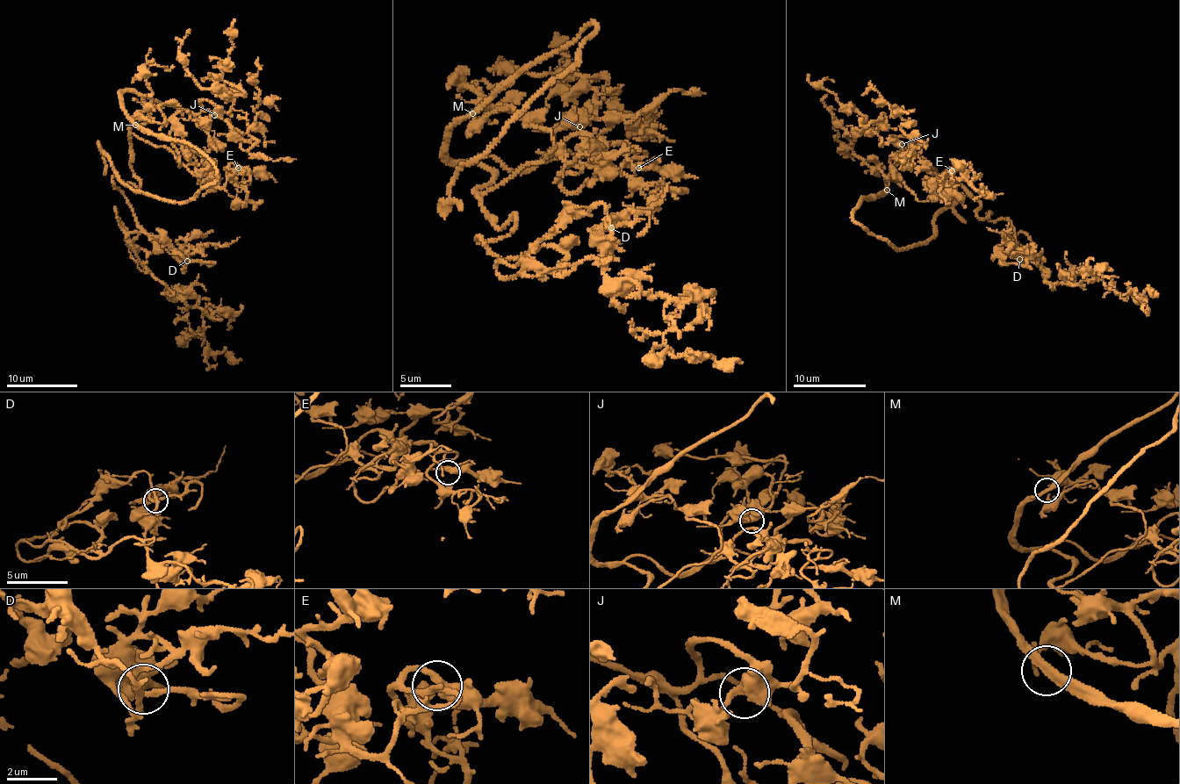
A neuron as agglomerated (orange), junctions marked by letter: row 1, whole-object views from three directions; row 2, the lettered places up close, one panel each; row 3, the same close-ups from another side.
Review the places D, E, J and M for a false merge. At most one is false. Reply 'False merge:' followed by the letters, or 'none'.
False merge: none

